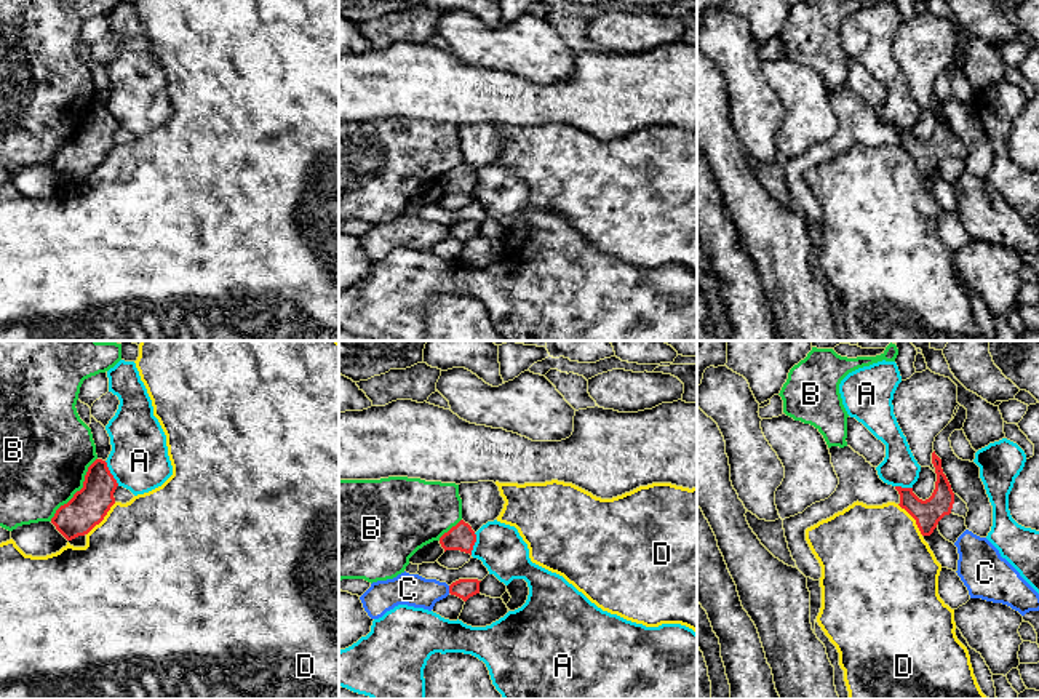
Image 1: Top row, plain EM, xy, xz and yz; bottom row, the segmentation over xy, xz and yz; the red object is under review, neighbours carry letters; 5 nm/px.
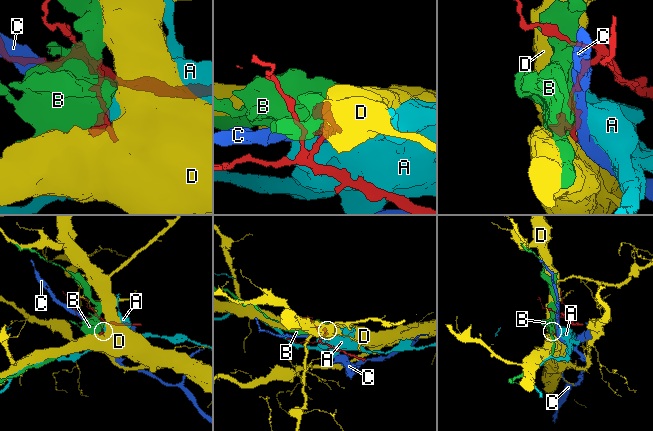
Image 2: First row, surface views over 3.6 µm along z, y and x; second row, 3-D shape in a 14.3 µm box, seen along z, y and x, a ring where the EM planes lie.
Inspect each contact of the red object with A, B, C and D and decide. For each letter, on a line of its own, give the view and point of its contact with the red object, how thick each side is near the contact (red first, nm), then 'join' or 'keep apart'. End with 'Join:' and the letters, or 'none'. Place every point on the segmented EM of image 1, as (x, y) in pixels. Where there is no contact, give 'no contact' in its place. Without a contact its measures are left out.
A: contact xy (111, 474); calibres 190 and 300 nm; keep apart
B: contact xy (80, 490); calibres 190 and 460 nm; keep apart
C: contact xz (449, 589); calibres 100 and 160 nm; keep apart
D: contact xy (103, 519); calibres 190 and 500 nm; keep apart
Join: none

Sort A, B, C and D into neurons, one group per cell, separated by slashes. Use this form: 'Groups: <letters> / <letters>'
Groups: A / B / C / D

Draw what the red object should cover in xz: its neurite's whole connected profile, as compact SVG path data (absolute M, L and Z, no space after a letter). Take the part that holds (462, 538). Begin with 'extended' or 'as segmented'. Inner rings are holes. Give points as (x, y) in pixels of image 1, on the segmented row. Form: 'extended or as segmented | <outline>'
as segmented | M460 520L448 533L440 537L441 547L446 550L460 550L472 555L476 534L468 523Z

